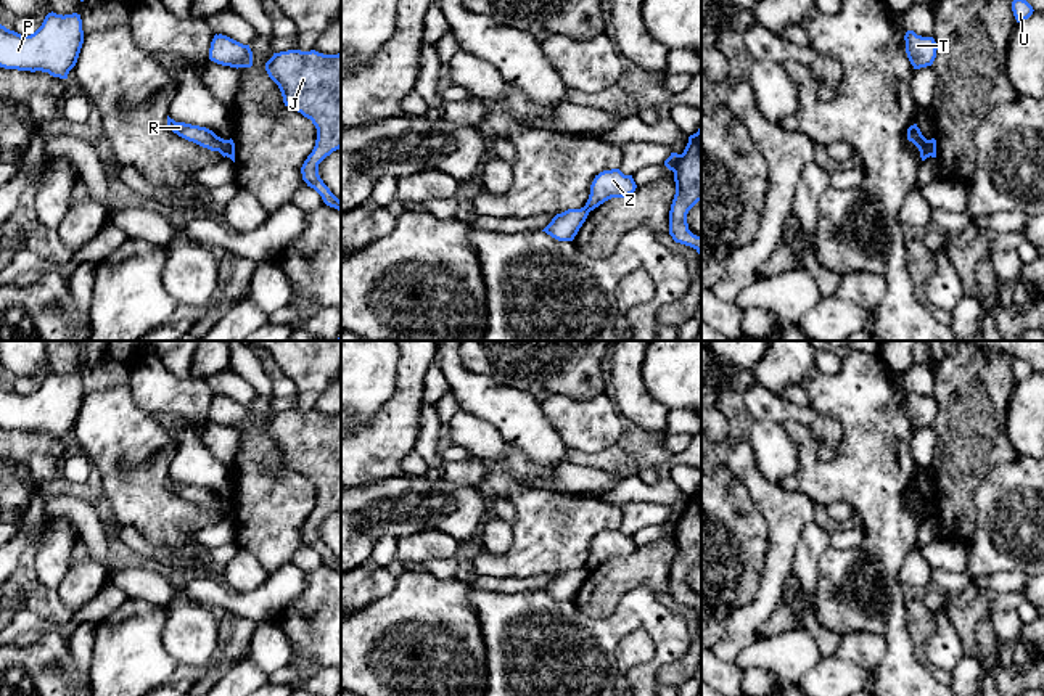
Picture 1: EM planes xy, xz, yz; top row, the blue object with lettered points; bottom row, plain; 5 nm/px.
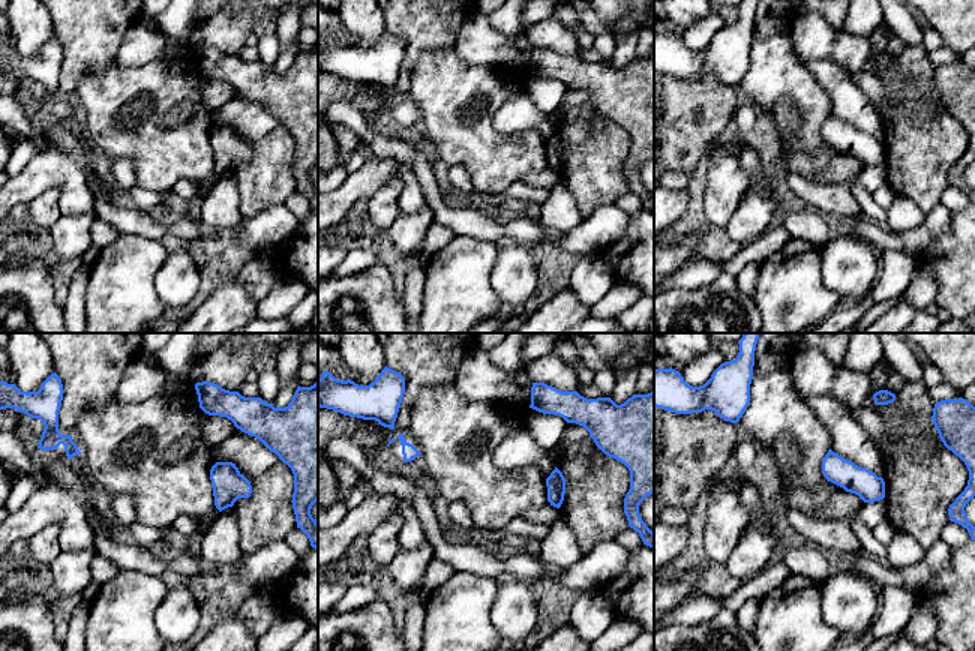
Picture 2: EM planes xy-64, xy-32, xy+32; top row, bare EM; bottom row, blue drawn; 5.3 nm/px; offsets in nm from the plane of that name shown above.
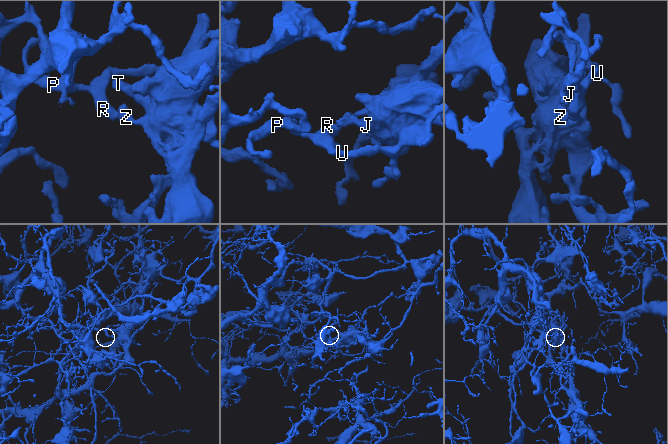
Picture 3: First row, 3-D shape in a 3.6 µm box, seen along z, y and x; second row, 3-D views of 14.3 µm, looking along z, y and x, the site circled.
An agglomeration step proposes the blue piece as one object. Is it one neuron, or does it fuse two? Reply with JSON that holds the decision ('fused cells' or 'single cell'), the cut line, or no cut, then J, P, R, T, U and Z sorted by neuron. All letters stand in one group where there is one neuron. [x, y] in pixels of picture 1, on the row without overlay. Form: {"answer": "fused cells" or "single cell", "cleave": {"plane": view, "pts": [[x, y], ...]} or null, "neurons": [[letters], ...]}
{"answer": "fused cells", "cleave": {"plane": "xz", "pts": [[584, 566], [589, 571]]}, "neurons": [["J", "P", "R", "T", "U"], ["Z"]]}

